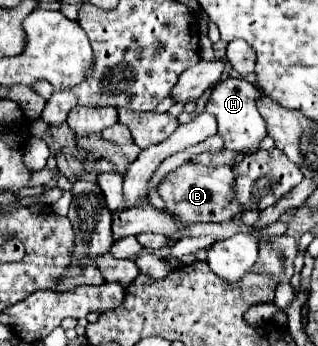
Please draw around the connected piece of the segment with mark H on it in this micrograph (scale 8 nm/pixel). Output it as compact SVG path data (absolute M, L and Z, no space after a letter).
M227 78L213 88L213 94L211 94L205 110L217 118L219 134L225 140L225 148L241 152L241 154L251 154L251 152L259 150L261 140L267 136L263 118L255 106L255 100L259 98L259 94L261 92L253 84L249 84L245 80L237 80L237 78Z

